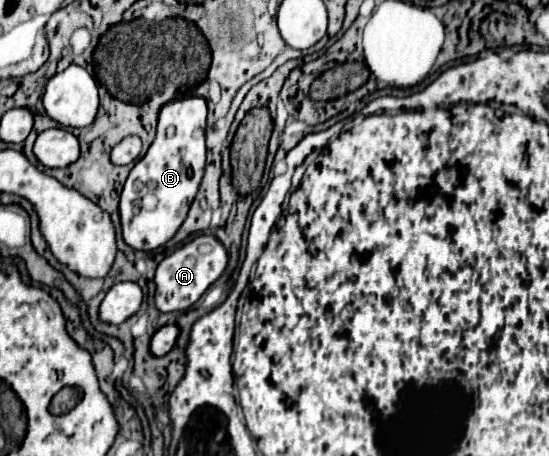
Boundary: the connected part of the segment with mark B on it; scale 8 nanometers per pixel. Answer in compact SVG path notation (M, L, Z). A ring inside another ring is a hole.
M201 96L171 100L161 106L157 138L147 154L131 170L119 202L123 240L135 250L155 250L181 228L189 204L193 202L205 168L205 120L207 100ZM155 196L155 208L147 208L143 198Z

